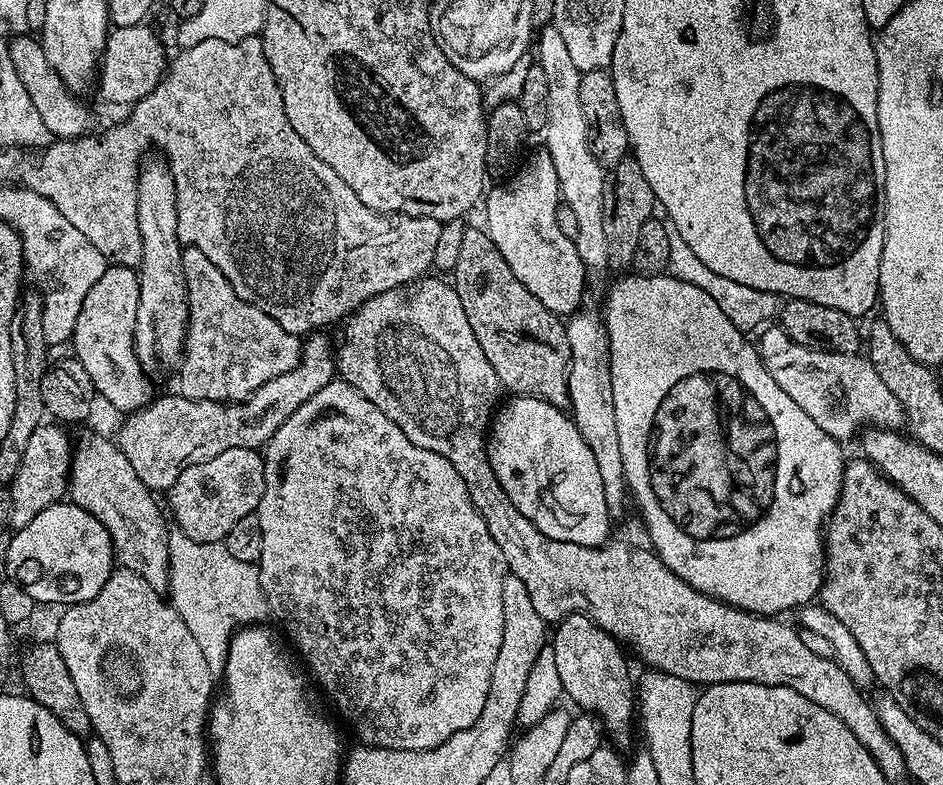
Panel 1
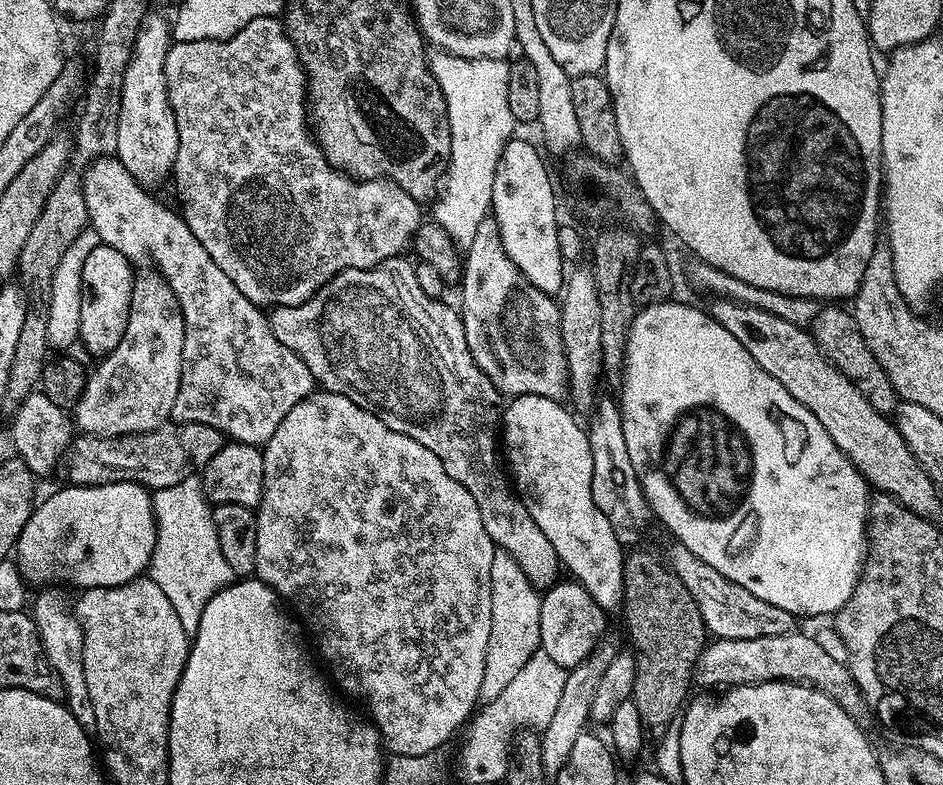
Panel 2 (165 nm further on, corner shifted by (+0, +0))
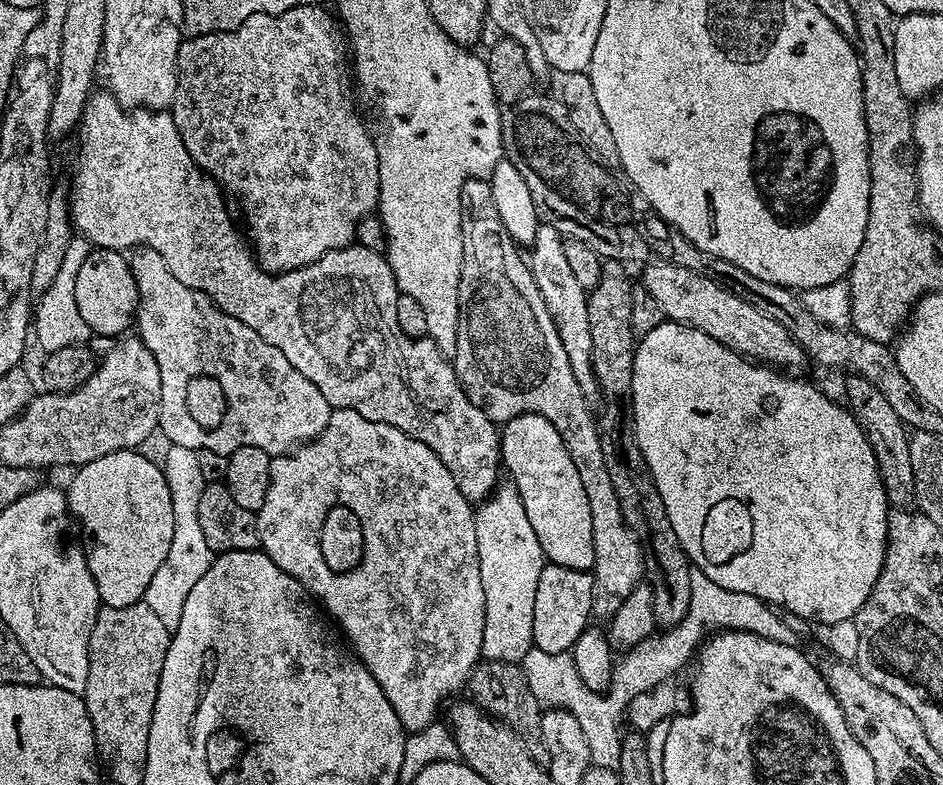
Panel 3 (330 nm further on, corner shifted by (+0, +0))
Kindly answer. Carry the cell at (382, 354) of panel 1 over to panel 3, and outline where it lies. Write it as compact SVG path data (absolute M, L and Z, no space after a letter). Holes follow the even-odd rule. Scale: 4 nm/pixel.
M96 90L89 95L84 106L84 115L78 125L80 149L76 152L76 173L72 176L72 192L70 188L70 215L73 229L87 240L89 245L97 248L115 248L117 250L135 250L139 247L153 248L158 254L162 254L166 266L170 266L170 272L174 274L174 278L178 278L178 282L212 297L216 305L226 314L238 318L243 324L250 326L250 330L254 330L259 336L266 338L266 342L278 346L278 350L282 350L282 354L286 354L290 366L294 366L294 370L298 370L298 374L306 374L306 378L310 378L310 382L314 382L314 386L318 386L318 390L322 390L322 398L326 398L326 402L331 404L333 408L358 410L358 414L362 414L362 418L370 418L370 422L386 422L386 426L394 426L398 430L418 438L418 442L430 446L430 450L434 450L434 454L438 454L442 466L446 466L446 470L450 470L454 482L458 482L458 490L462 490L462 494L469 502L487 500L501 483L501 429L485 412L478 410L478 406L474 406L474 402L470 402L470 398L464 393L464 387L460 385L460 379L456 376L453 361L441 352L440 347L431 338L412 339L403 332L402 327L398 324L398 300L401 291L396 287L396 279L391 266L388 265L387 255L380 253L379 256L372 248L349 246L328 252L305 268L295 268L289 272L275 274L261 268L256 261L249 241L241 233L241 237L236 233L236 224L232 221L231 210L228 209L227 202L229 203L229 201L220 185L196 165L194 158L190 158L190 154L178 134L171 111L150 108L125 110L121 108L111 91L103 91Z

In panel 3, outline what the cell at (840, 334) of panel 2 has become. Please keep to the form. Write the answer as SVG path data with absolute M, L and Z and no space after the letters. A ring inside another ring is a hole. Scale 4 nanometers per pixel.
M855 374L847 377L844 388L848 391L847 407L862 426L870 446L874 450L874 458L878 462L878 470L882 478L882 486L886 490L886 498L892 508L906 508L909 510L917 507L916 487L914 486L914 465L910 463L909 429L898 418L898 413L890 406L882 390L874 386L862 376Z

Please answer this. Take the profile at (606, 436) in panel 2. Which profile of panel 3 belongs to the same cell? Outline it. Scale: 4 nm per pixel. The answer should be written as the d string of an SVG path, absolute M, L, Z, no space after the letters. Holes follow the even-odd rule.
M544 222L536 232L534 242L530 245L530 267L532 277L546 302L546 310L556 322L556 329L566 346L566 358L570 358L570 370L578 378L578 386L587 398L589 405L601 403L600 387L596 381L592 365L592 339L590 338L590 318L588 317L588 292L579 284L578 278L570 270L564 249L565 237L553 224Z

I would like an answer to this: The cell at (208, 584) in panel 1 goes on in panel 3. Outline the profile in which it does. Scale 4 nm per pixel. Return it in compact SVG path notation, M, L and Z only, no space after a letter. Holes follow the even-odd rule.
M168 444L165 447L162 467L166 486L170 486L170 502L174 502L174 539L170 542L170 551L166 554L166 562L158 566L154 578L150 578L150 586L146 586L143 604L150 606L154 614L166 626L169 634L178 630L178 622L182 618L182 606L186 606L186 598L190 590L206 570L210 570L214 554L210 546L206 546L206 538L202 534L202 525L198 523L198 502L206 487L204 480L204 464L201 453L195 448Z

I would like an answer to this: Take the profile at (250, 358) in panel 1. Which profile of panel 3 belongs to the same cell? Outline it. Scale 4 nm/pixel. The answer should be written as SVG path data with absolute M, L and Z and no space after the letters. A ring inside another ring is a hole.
M139 247L135 249L131 253L130 263L140 299L140 303L136 305L134 324L137 329L140 327L138 335L141 342L150 350L150 354L154 354L154 362L158 362L158 374L162 378L159 431L164 432L165 441L168 444L195 448L204 454L213 452L214 455L221 456L221 458L231 456L234 450L238 450L242 446L258 446L258 450L266 450L268 456L275 458L289 455L297 446L322 434L326 422L330 422L333 407L326 402L326 398L322 398L322 390L318 390L318 386L314 386L314 382L310 382L310 378L306 378L306 374L298 374L298 370L294 370L294 366L290 366L286 354L282 354L282 350L278 350L278 346L266 342L266 338L262 338L254 330L250 330L250 326L246 326L238 318L226 314L216 305L212 297L178 282L178 278L174 278L174 274L170 272L170 266L166 266L162 254L158 254L153 248Z

